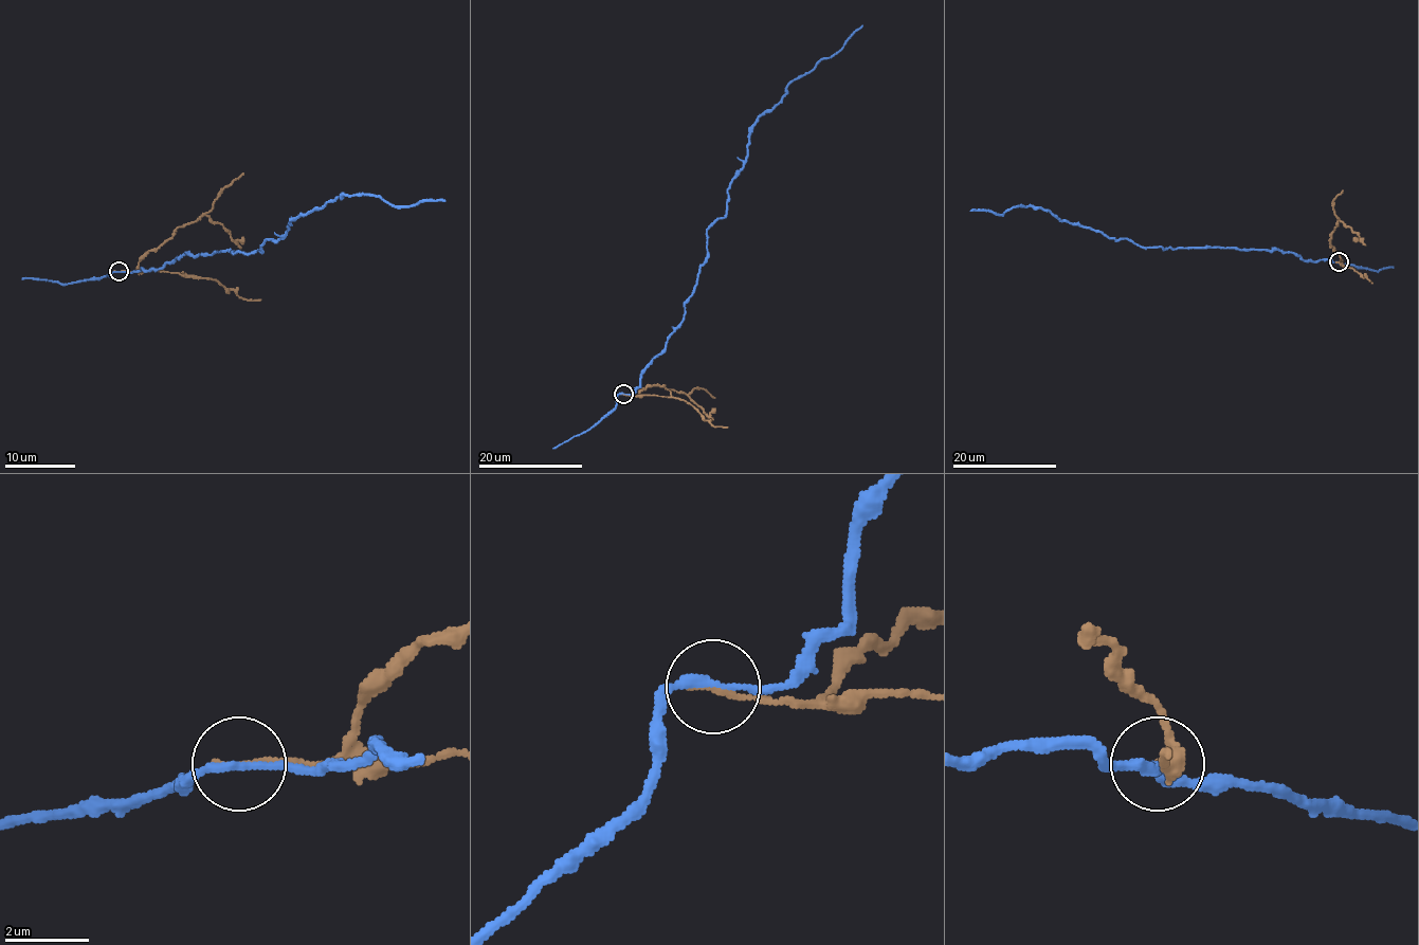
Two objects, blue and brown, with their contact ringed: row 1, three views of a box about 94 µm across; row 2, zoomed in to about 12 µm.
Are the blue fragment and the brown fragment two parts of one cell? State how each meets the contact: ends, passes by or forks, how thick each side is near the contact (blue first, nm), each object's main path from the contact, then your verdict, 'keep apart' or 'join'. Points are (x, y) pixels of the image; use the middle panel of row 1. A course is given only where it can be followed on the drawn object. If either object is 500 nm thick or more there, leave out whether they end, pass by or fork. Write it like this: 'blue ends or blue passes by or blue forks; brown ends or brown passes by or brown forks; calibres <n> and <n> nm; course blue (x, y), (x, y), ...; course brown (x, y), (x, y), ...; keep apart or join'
blue passes by; brown ends; calibres 180 and 180 nm; course blue (623, 394), (684, 319), (707, 231), (725, 216), (753, 123), (861, 24); course brown (623, 394), (634, 396), (649, 385), (663, 385), (685, 394), (708, 414), (715, 407); keep apart

